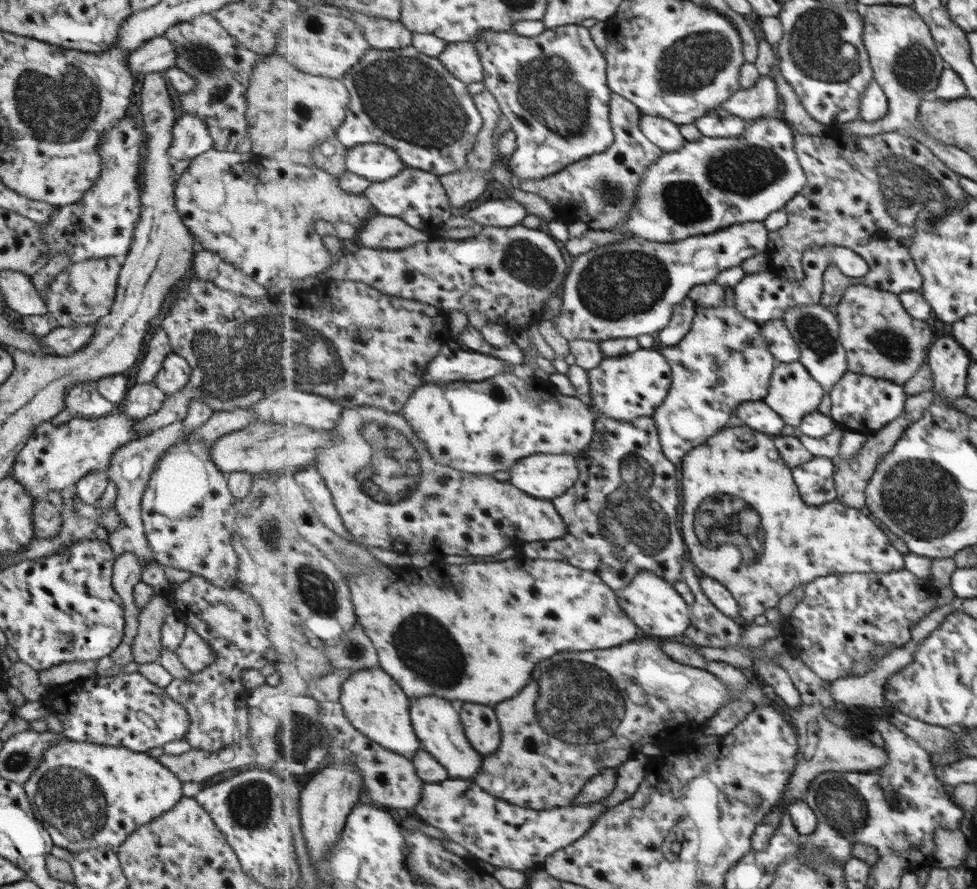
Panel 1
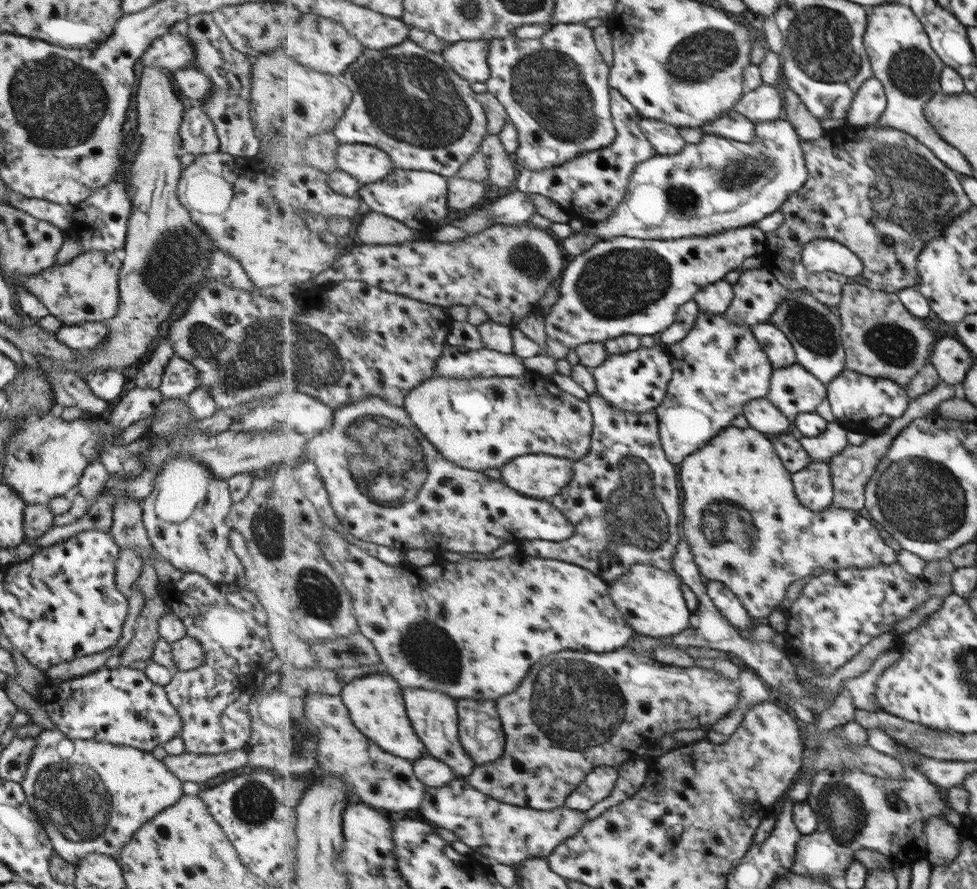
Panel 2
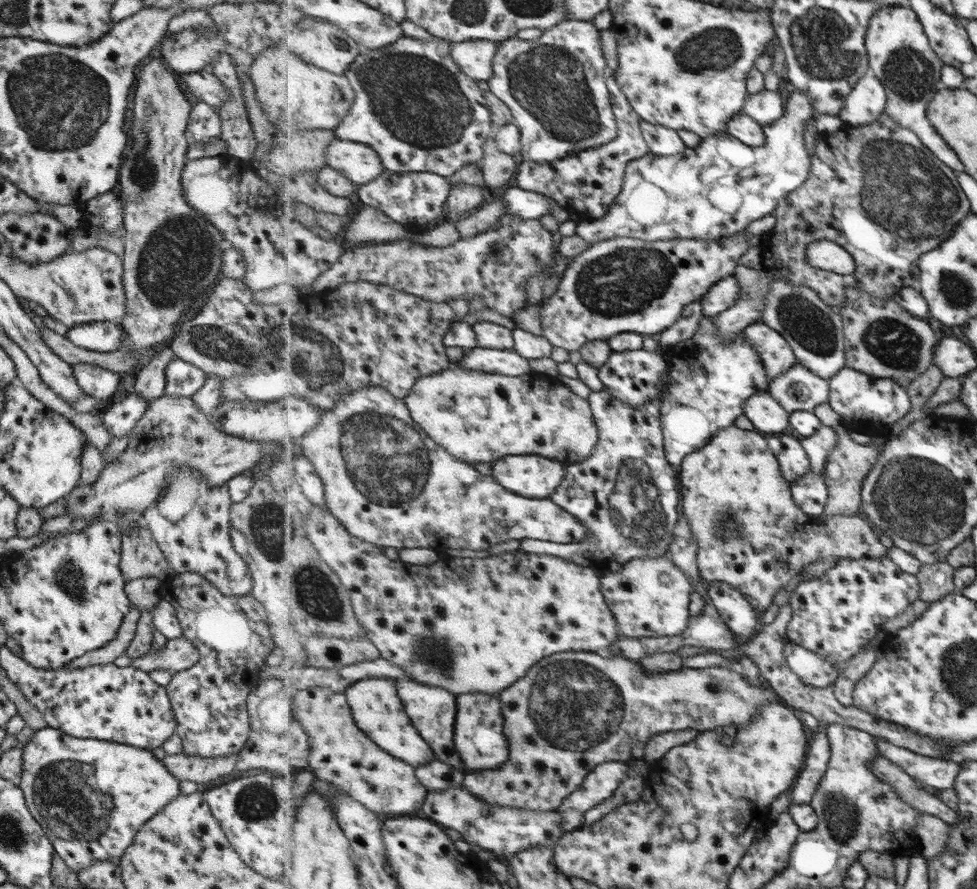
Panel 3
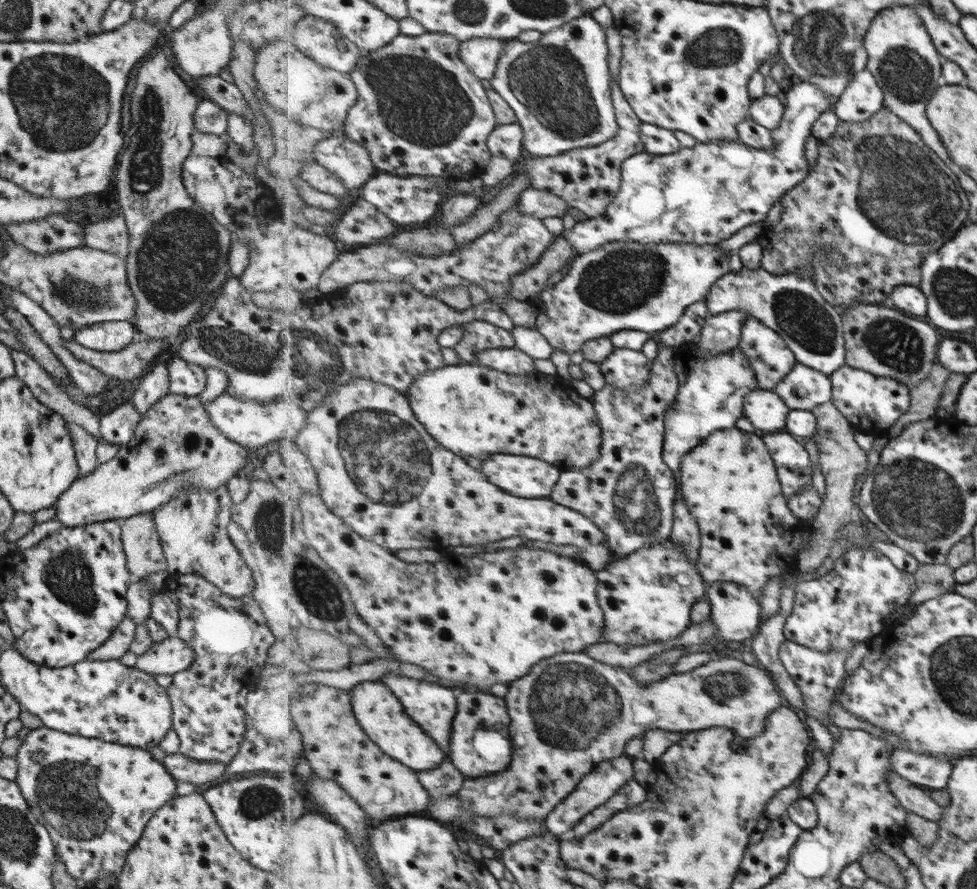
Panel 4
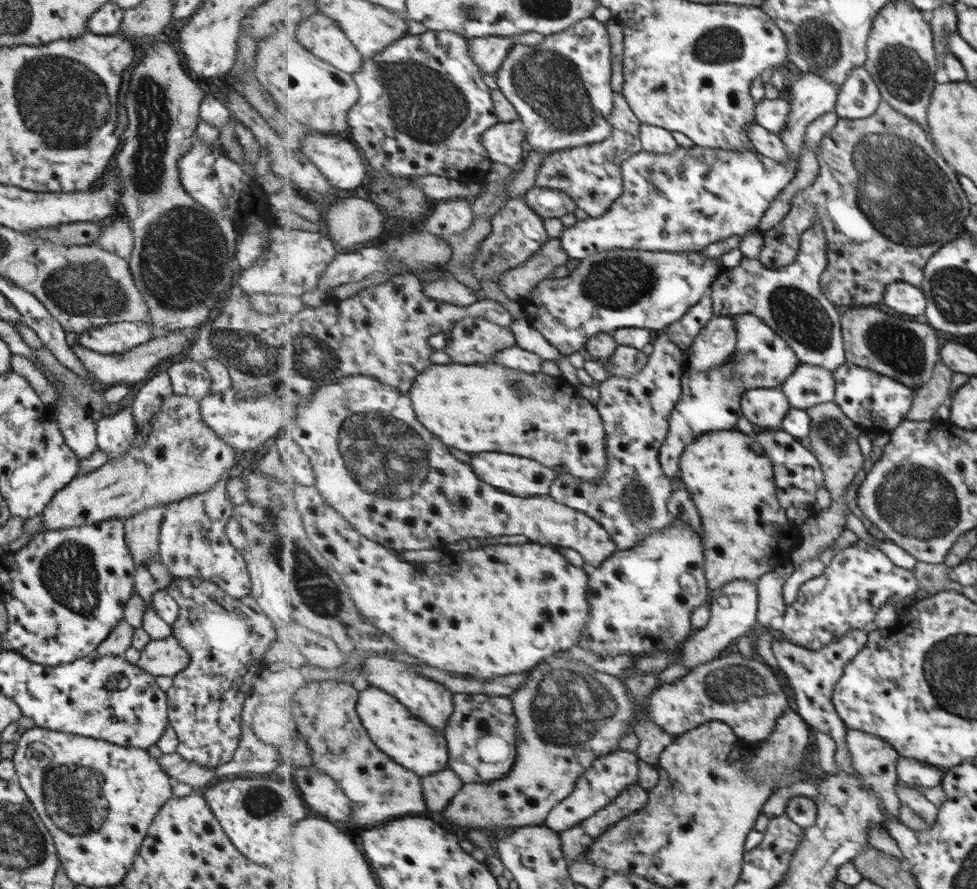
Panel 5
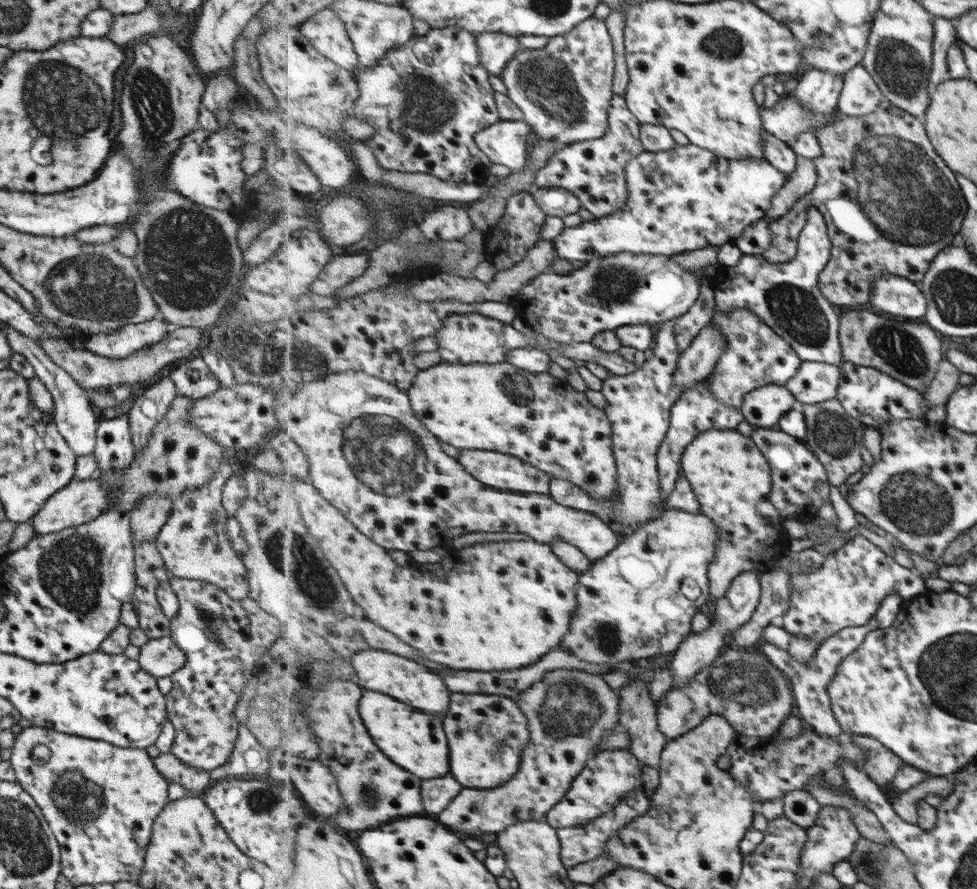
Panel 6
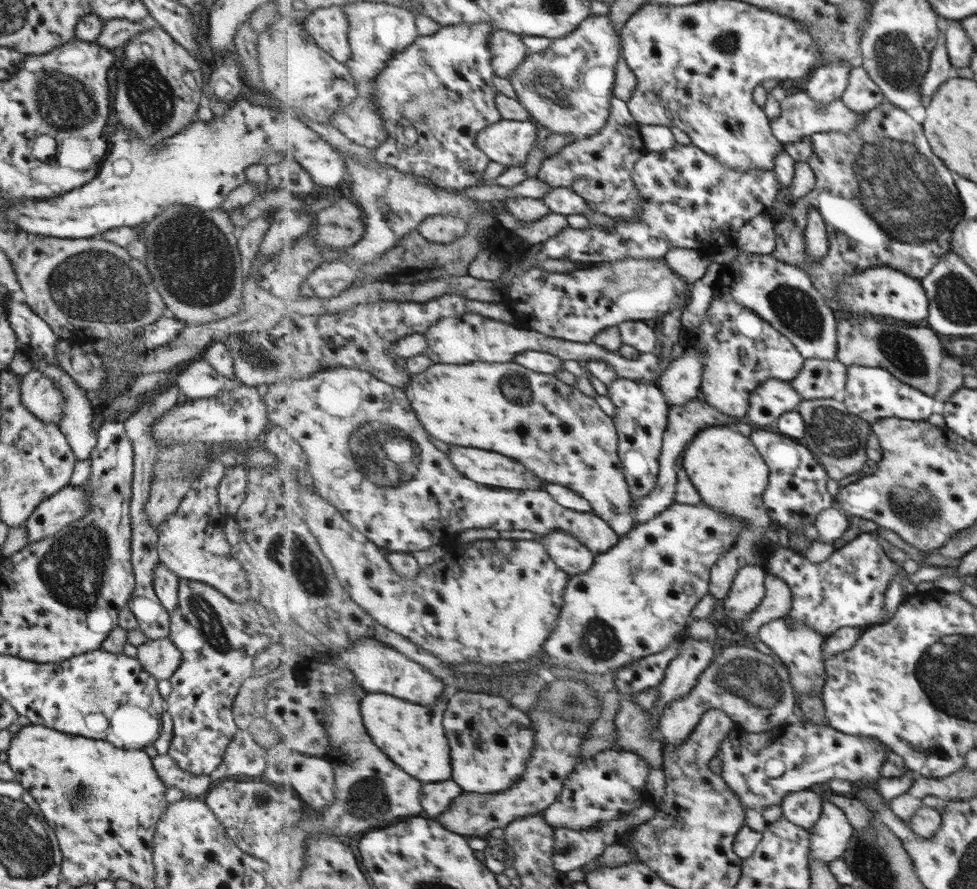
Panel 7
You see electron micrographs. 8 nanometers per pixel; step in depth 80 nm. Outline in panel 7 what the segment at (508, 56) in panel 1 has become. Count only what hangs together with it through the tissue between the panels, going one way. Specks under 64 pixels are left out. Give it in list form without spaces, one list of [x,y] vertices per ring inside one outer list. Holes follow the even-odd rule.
[[[610,13],[591,15],[569,36],[555,39],[547,50],[531,53],[508,80],[532,119],[551,134],[595,137],[611,116],[621,44]]]

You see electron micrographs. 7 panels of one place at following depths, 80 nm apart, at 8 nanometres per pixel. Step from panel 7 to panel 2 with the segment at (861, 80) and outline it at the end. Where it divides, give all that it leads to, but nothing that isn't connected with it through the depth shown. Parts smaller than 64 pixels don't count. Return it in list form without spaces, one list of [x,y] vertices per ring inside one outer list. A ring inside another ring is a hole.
[[[873,76],[858,90],[848,112],[847,122],[864,128],[877,126],[887,107],[888,96],[884,84]]]

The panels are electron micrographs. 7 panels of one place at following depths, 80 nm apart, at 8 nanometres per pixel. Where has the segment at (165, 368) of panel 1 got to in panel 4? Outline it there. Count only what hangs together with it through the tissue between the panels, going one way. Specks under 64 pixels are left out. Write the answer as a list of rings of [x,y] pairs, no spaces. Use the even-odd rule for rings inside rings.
[[[172,355],[166,364],[169,394],[195,397],[205,388],[206,375],[199,366],[191,365]]]

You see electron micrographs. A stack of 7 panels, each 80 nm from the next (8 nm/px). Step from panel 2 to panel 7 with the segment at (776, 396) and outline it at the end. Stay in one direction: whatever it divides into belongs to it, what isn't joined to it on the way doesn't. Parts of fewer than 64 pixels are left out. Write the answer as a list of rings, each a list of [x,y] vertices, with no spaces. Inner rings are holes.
[[[807,359],[802,373],[791,383],[798,388],[804,401],[838,398],[846,390],[847,368],[837,359]]]

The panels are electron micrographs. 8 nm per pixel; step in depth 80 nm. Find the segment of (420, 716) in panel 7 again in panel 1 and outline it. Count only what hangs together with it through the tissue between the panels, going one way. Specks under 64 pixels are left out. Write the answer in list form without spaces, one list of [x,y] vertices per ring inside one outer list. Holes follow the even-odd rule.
[[[381,665],[355,670],[355,673],[342,684],[340,702],[344,706],[347,718],[350,718],[363,734],[381,746],[411,760],[419,749],[423,749],[412,722],[411,699]]]

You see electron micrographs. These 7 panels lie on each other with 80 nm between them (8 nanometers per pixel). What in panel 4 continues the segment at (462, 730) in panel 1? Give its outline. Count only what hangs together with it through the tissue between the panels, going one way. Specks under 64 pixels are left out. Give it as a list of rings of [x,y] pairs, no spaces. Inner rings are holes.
[[[390,672],[387,676],[383,676],[382,680],[398,697],[402,700],[403,706],[406,707],[407,714],[418,725],[436,740],[441,750],[447,754],[447,758],[451,758],[452,748],[450,747],[452,732],[454,732],[454,718],[458,716],[458,695],[449,686],[445,686],[439,682],[431,682],[431,680],[419,680],[405,676],[404,674],[395,674]]]

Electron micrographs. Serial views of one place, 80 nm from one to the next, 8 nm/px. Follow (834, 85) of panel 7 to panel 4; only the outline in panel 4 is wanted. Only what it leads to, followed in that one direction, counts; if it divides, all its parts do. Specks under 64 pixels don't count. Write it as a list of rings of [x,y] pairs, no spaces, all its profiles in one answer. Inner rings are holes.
[[[799,82],[787,87],[786,92],[786,108],[781,126],[777,130],[773,130],[774,149],[755,149],[743,142],[737,141],[711,141],[708,143],[697,143],[693,148],[682,148],[679,152],[673,154],[665,154],[663,156],[654,155],[650,152],[642,152],[628,158],[622,168],[622,190],[617,193],[616,199],[610,204],[607,212],[603,216],[595,218],[587,218],[579,221],[576,227],[562,235],[568,238],[568,241],[576,248],[577,256],[586,252],[594,251],[596,248],[603,246],[605,243],[612,242],[638,242],[643,244],[661,244],[661,243],[695,243],[698,245],[714,244],[717,245],[723,240],[727,240],[736,235],[740,230],[754,225],[755,223],[765,221],[770,216],[770,210],[786,196],[790,190],[797,188],[810,174],[812,164],[806,155],[806,142],[812,135],[815,121],[827,111],[835,110],[835,105],[830,102],[830,98],[826,92],[823,92],[816,84],[812,82]]]

